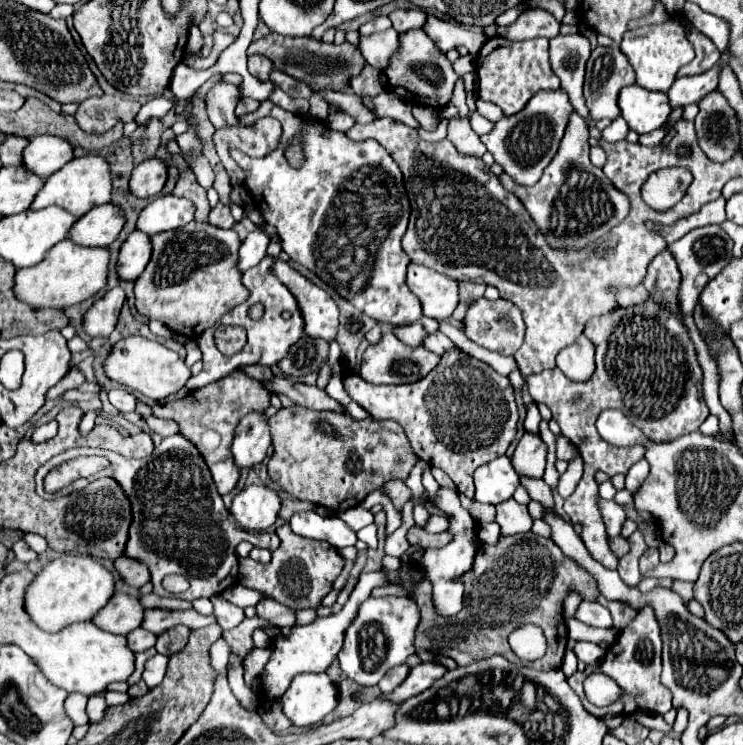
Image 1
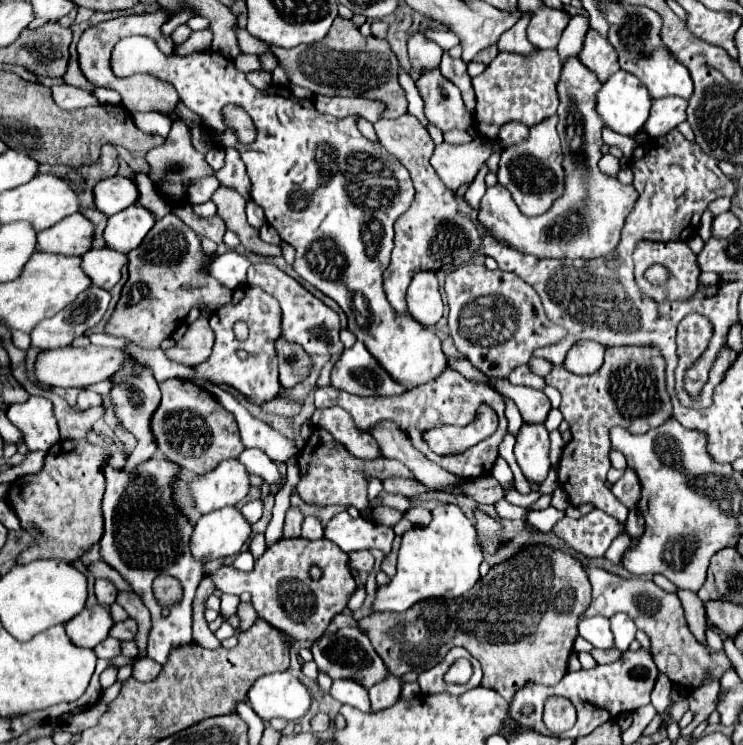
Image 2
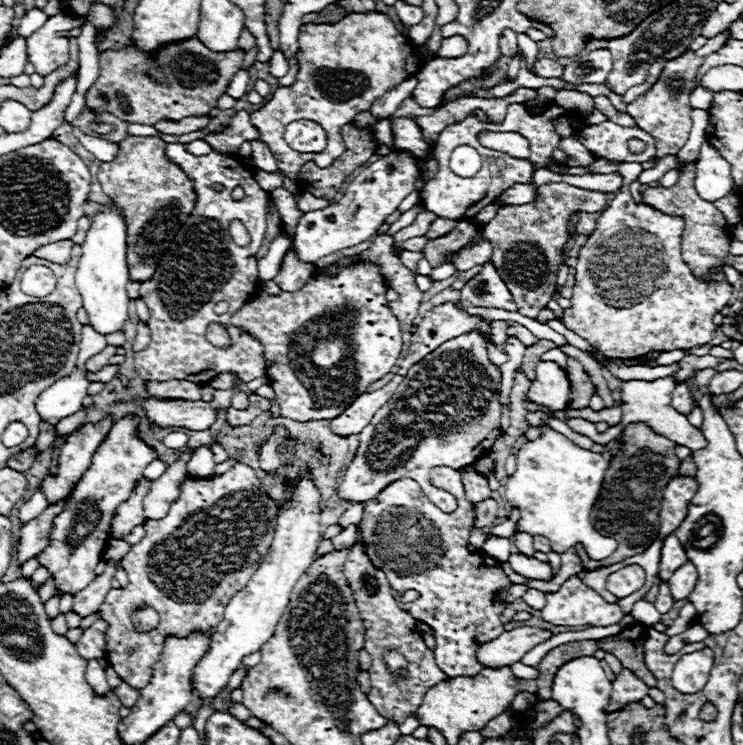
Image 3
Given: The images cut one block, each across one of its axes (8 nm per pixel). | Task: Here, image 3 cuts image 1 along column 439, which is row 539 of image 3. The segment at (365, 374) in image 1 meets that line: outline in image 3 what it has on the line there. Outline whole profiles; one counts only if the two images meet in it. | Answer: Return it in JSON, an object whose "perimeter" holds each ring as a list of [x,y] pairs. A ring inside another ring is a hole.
{"perimeter":[[[360,530],[356,536],[356,546],[352,548],[352,552],[346,560],[344,574],[346,574],[348,586],[354,592],[354,600],[356,600],[356,606],[360,610],[362,620],[364,622],[378,622],[378,624],[364,624],[364,628],[366,628],[364,650],[372,656],[372,666],[370,666],[372,688],[368,692],[368,698],[372,700],[374,708],[382,716],[392,718],[394,722],[402,724],[410,714],[414,714],[418,710],[428,688],[432,688],[432,684],[438,684],[440,680],[444,680],[448,676],[444,676],[444,672],[440,672],[440,668],[436,666],[434,652],[426,648],[426,644],[424,644],[424,640],[416,628],[416,620],[408,612],[404,612],[402,608],[396,606],[396,600],[392,596],[392,588],[386,580],[386,574],[380,568],[376,568],[366,554],[366,546],[362,542]],[[388,650],[396,650],[396,652],[400,650],[400,654],[406,658],[408,668],[406,668],[404,678],[394,678],[390,674],[388,666],[384,664],[382,654]]]}

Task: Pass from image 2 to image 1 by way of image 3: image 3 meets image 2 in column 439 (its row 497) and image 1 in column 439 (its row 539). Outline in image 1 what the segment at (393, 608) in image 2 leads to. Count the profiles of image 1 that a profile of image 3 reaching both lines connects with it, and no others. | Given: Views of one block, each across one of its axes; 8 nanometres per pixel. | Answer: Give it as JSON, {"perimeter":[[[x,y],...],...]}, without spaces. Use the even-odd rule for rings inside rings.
{"perimeter":[[[440,488],[436,496],[438,508],[446,514],[448,518],[448,534],[452,540],[442,546],[442,548],[426,548],[422,558],[418,560],[420,570],[424,572],[424,578],[428,578],[434,586],[434,604],[436,608],[444,608],[444,614],[456,614],[462,610],[462,594],[464,594],[464,584],[458,582],[458,578],[472,568],[474,556],[478,552],[478,536],[476,536],[476,522],[472,516],[460,506],[458,494],[448,488]]]}

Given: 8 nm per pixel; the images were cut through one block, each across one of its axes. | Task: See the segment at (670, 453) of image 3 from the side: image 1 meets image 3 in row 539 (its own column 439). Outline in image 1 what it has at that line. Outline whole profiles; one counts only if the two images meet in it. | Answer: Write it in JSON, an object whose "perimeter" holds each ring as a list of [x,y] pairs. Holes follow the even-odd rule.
{"perimeter":[[[534,532],[502,536],[498,546],[480,548],[474,560],[474,568],[462,576],[462,582],[466,584],[464,608],[454,616],[440,616],[436,612],[432,604],[432,584],[428,580],[414,582],[408,566],[410,564],[402,562],[398,574],[402,578],[402,586],[412,590],[410,598],[420,610],[420,624],[416,628],[414,646],[416,650],[426,650],[434,656],[454,658],[458,666],[468,666],[472,662],[478,662],[480,658],[484,660],[494,654],[500,654],[514,664],[534,668],[532,662],[520,660],[508,646],[508,636],[516,628],[532,622],[546,630],[548,640],[546,656],[540,658],[540,670],[558,670],[562,666],[568,640],[568,628],[562,616],[564,600],[570,592],[578,592],[586,602],[596,602],[600,596],[596,580],[584,568],[576,566],[574,560],[566,558],[550,538],[538,536]]]}

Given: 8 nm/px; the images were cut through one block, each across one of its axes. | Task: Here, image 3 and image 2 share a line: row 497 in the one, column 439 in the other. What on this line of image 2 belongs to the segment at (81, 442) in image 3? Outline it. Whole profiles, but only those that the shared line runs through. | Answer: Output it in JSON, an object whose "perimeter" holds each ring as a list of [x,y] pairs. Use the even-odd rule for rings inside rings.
{"perimeter":[[[412,34],[408,40],[408,56],[412,62],[412,70],[410,70],[412,80],[418,80],[424,70],[438,68],[442,54],[444,54],[444,50],[436,42],[426,38],[424,34]]]}

